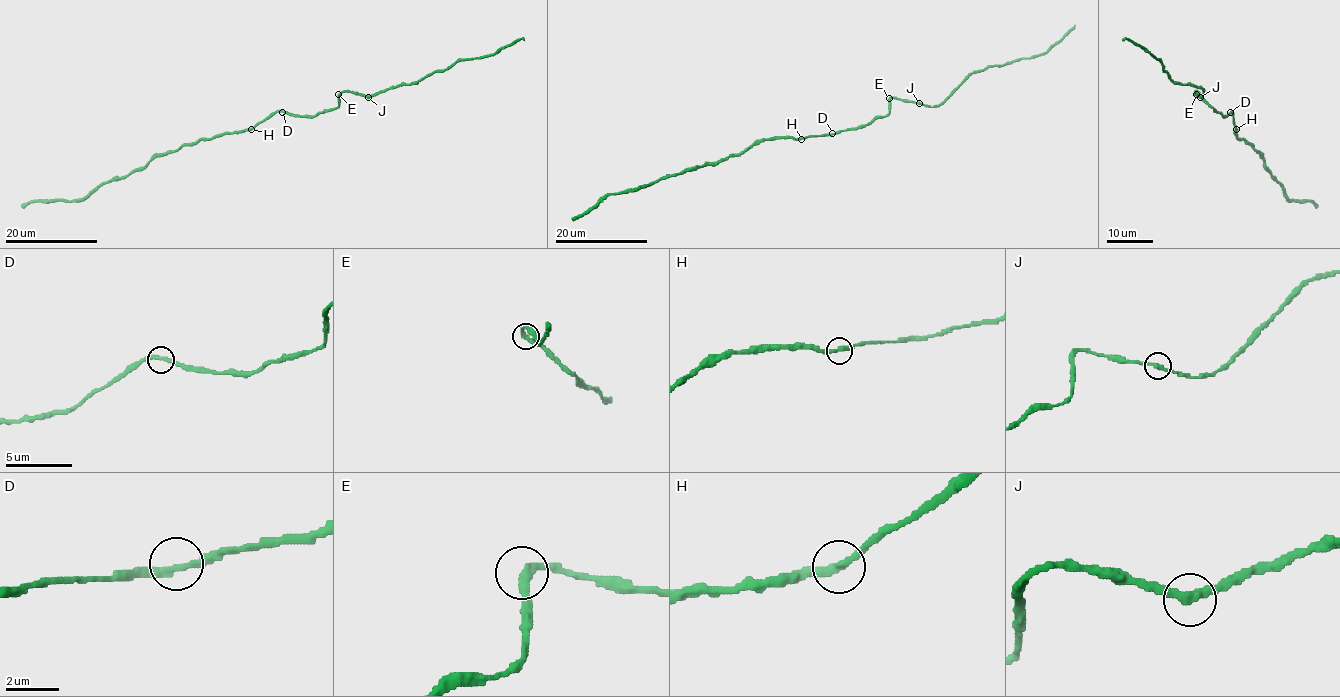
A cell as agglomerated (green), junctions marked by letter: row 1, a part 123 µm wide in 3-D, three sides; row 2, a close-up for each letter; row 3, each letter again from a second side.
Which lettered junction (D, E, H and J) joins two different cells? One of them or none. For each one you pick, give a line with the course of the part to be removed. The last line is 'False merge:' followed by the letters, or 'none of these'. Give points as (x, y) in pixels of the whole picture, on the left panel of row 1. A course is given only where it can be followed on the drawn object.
False merge: none of these

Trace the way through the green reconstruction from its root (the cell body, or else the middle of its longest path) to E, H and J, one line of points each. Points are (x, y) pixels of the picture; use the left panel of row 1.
E: (283, 112), (297, 116), (314, 116), (337, 107), (338, 94)
H: (283, 112), (271, 113), (251, 129)
J: (283, 112), (297, 116), (314, 116), (337, 107), (342, 92), (350, 91), (368, 97)

